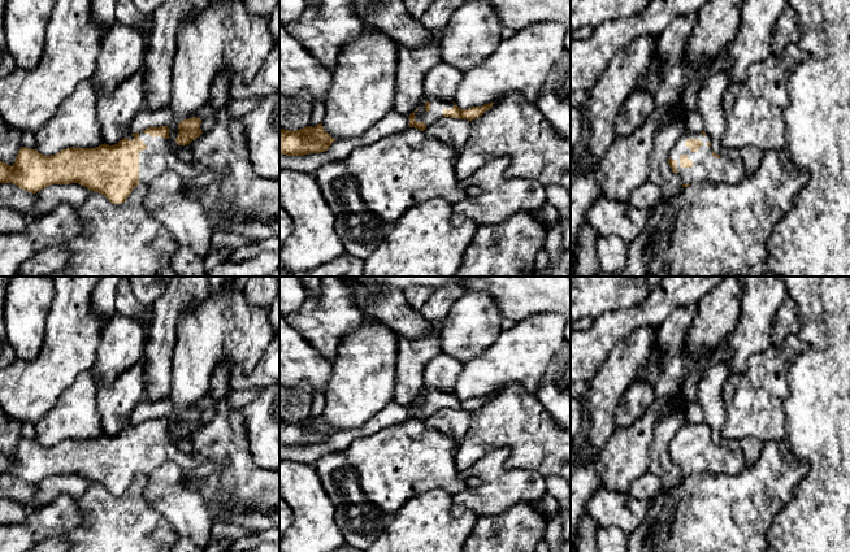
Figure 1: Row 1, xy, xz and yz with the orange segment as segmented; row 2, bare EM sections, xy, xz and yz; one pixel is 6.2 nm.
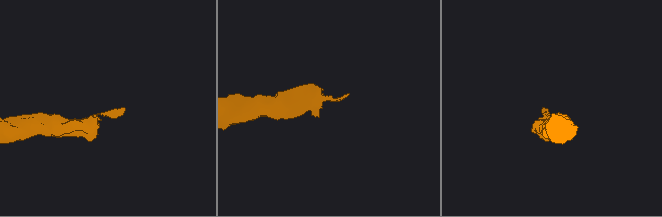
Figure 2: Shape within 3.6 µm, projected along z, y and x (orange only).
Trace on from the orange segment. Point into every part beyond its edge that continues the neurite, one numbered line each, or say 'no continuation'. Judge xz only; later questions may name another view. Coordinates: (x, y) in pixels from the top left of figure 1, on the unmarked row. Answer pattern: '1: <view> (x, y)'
1: xz (437, 396)

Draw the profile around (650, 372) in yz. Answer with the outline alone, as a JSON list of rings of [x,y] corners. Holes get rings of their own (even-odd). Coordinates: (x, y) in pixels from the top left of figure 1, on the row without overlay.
[[[659,340],[652,345],[647,362],[637,373],[636,381],[642,379],[652,386],[658,383],[660,378],[662,366],[660,358],[663,357],[663,349],[659,344]]]

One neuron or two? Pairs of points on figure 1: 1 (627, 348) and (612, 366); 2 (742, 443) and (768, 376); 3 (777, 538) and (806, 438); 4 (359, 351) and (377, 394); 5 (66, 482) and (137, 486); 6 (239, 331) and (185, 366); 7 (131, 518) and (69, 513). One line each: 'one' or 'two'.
1: one
2: two
3: one
4: one
5: two
6: one
7: two

